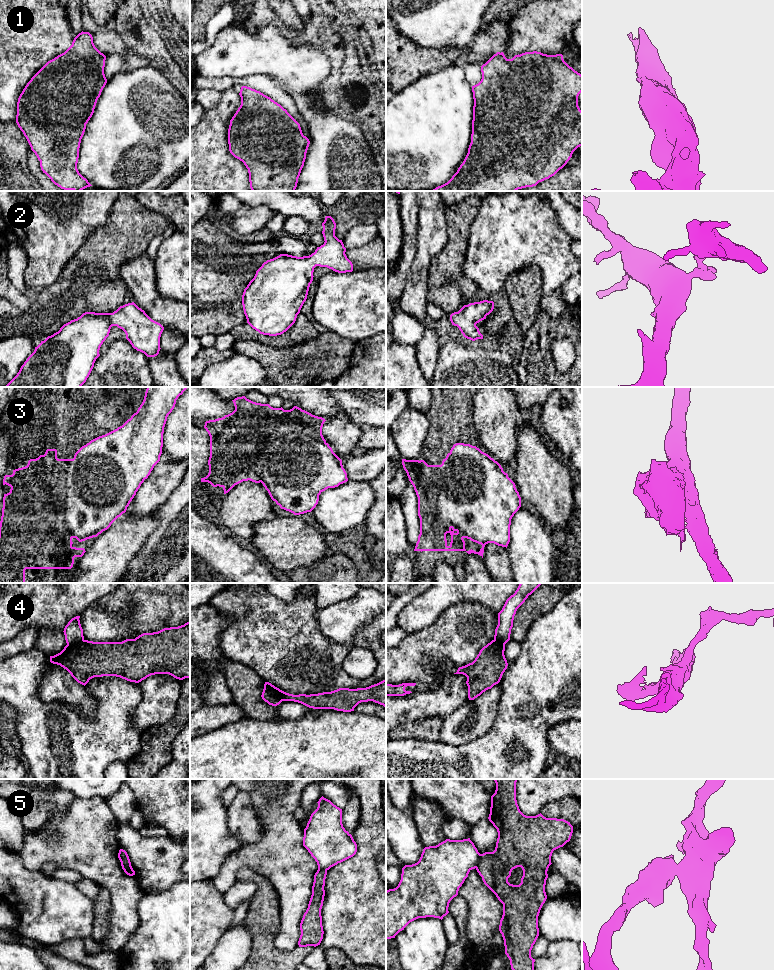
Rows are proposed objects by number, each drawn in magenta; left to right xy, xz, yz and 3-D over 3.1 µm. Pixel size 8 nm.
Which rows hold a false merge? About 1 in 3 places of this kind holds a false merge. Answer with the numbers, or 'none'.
4, 5

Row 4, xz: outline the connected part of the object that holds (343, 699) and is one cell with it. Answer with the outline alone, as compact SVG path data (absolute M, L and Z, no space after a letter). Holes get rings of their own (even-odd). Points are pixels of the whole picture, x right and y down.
M386 679L366 688L339 688L318 694L293 695L286 693L269 682L264 687L272 689L281 701L294 701L313 709L334 709L351 712L361 702L373 701L386 707Z

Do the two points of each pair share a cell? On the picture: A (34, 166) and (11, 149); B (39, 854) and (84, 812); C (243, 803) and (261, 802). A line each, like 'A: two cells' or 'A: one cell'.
A: two cells
B: one cell
C: two cells

